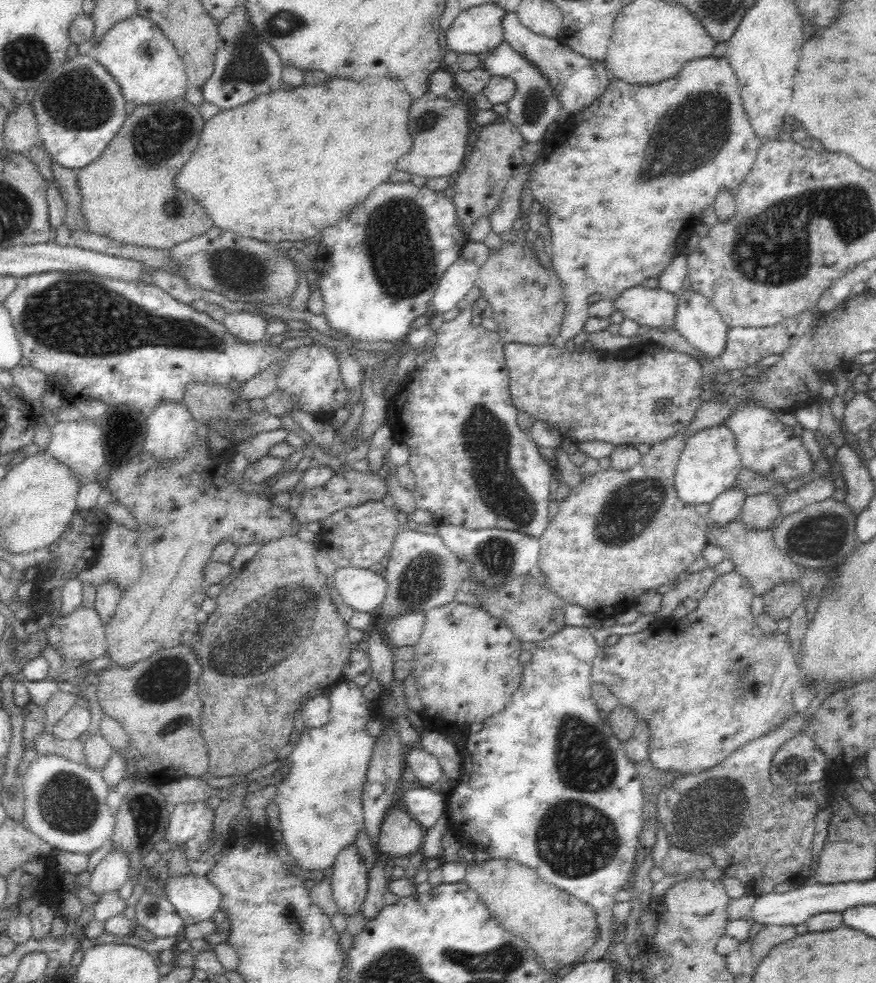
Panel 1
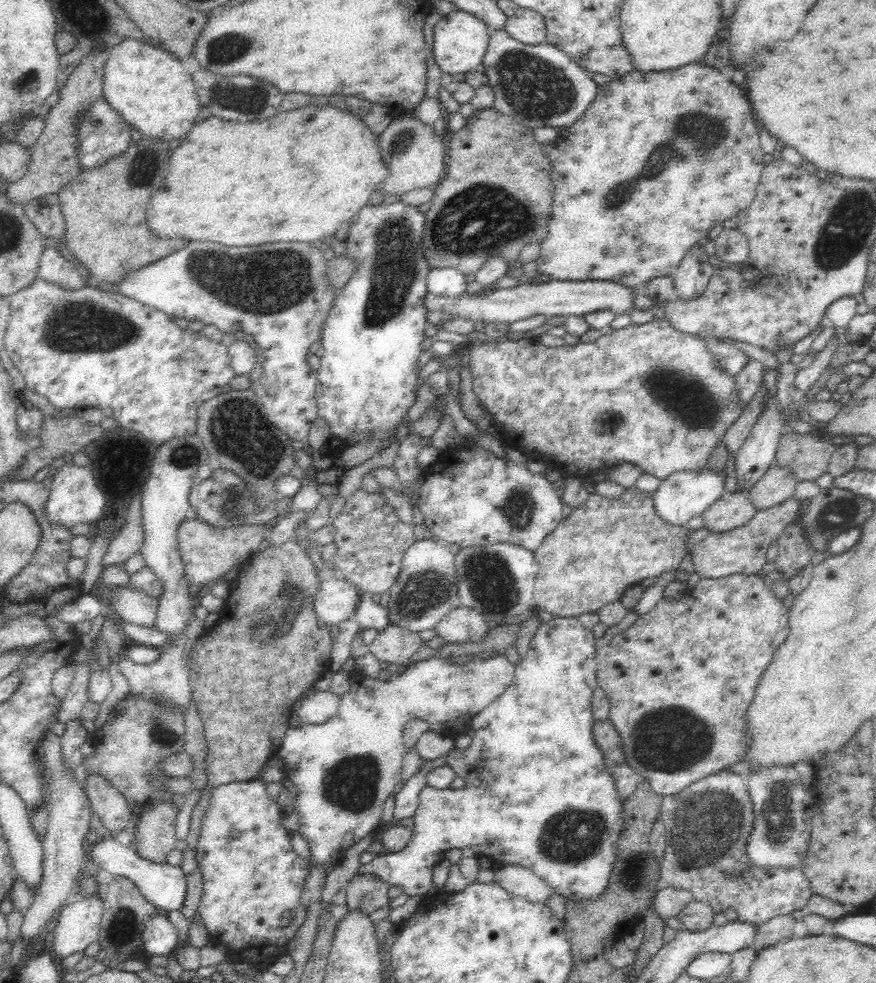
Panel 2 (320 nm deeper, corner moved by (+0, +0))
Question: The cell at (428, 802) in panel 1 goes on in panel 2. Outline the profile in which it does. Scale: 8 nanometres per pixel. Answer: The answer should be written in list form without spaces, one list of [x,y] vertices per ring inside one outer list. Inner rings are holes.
[[[450,753],[440,756],[430,762],[423,762],[420,772],[414,775],[410,780],[403,782],[401,790],[394,795],[394,820],[402,820],[402,818],[410,818],[418,808],[418,794],[426,786],[426,778],[428,772],[435,767],[448,765],[450,762]]]

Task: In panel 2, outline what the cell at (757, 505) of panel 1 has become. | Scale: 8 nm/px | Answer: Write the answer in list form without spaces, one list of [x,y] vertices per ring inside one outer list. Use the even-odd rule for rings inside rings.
[[[773,463],[746,494],[757,510],[768,508],[794,497],[797,482],[794,473],[787,466]]]

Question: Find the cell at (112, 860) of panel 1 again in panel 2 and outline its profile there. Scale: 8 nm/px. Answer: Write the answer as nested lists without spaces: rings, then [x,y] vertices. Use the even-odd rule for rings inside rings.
[[[98,895],[83,897],[66,905],[52,931],[50,951],[56,960],[84,952],[99,937],[103,899]]]

